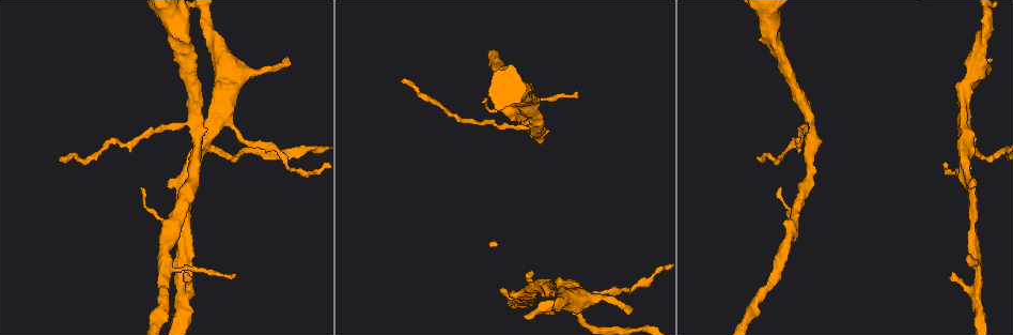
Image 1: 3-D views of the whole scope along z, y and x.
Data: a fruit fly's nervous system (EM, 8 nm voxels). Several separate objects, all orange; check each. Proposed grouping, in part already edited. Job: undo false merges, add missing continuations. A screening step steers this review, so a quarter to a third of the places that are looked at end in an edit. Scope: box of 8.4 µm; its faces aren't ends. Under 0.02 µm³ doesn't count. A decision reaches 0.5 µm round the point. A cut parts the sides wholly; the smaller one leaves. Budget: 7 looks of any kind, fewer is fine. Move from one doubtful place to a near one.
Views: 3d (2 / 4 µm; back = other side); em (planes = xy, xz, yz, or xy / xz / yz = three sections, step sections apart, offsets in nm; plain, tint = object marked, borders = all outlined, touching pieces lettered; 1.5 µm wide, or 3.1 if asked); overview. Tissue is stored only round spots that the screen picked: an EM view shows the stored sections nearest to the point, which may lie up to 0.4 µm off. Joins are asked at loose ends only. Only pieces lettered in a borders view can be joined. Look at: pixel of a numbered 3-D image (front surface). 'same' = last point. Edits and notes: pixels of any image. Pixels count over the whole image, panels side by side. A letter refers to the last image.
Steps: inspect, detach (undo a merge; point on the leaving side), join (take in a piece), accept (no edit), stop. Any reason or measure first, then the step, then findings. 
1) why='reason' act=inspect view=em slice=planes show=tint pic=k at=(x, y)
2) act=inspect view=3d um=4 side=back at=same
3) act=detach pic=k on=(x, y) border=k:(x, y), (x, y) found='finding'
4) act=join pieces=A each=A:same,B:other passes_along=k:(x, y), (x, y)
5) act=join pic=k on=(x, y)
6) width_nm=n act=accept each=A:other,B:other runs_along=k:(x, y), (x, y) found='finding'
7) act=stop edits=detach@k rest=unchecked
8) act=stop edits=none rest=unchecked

why='free end' act=inspect view=3d um=4 pic=1 at=(952, 274)

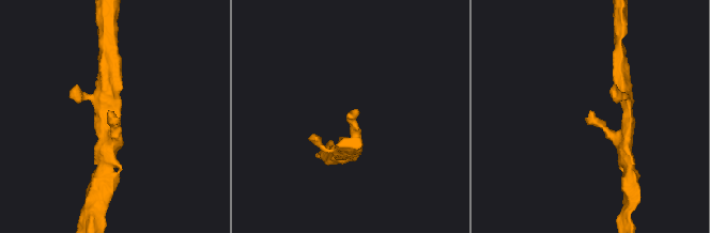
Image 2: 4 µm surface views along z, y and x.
act=inspect view=em slice=xy step=4 show=tint pic=2 at=(111, 113)

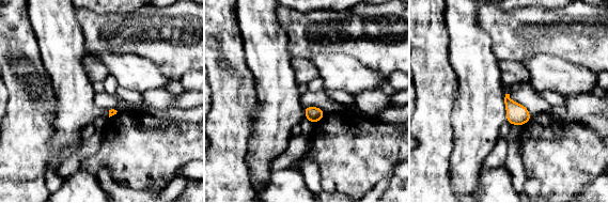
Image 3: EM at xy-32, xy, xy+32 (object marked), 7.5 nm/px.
act=inspect view=em slice=planes show=borders at=same

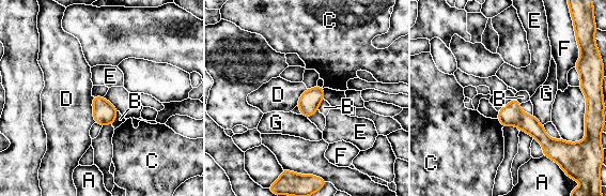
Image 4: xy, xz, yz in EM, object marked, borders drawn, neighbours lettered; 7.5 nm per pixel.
act=accept each=A:other,B:other,C:other,D:other,E:other,F:other,G:other found='no lettered piece goes on from it'

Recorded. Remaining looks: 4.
why='free end' act=inspect view=em slice=xz step=8 show=tint pic=1 at=(509, 295)

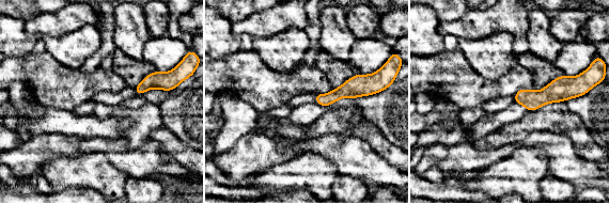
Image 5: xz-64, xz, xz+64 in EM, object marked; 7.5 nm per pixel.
why='cut it another way' act=inspect view=em slice=planes show=borders at=same

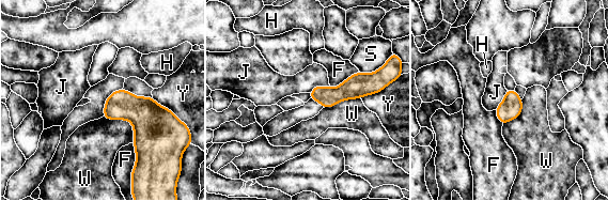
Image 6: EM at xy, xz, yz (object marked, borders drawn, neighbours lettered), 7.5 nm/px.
act=accept each=F:other,H:other,J:other,S:other,W:other,Y:other border=6:(329, 86), (315, 86), (309, 92) found='no lettered piece goes on from it'

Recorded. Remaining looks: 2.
why='thin end' act=inspect view=3d um=2 pic=1 at=(992, 61)

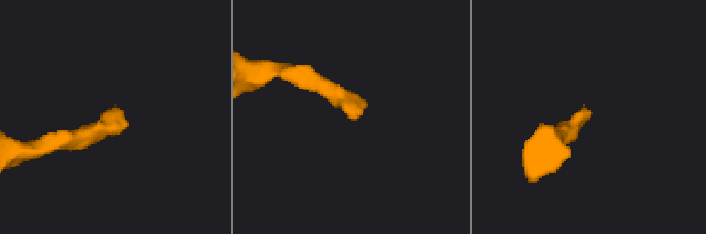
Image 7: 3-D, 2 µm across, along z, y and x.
why='now the EM' act=inspect view=em slice=planes show=borders pic=7 at=(348, 116)

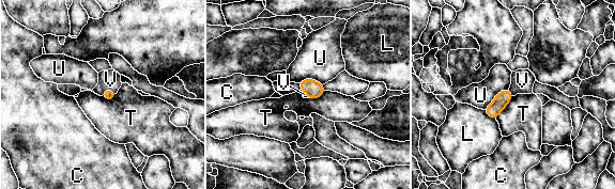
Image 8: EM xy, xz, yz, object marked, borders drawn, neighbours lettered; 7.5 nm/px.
longest_contact=U:260nm act=join pieces=V each=C:other,L:other,T:other,U:other,V:same found='it goes on there'

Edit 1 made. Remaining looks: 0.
act=stop edits=join@8 rest=unchecked

